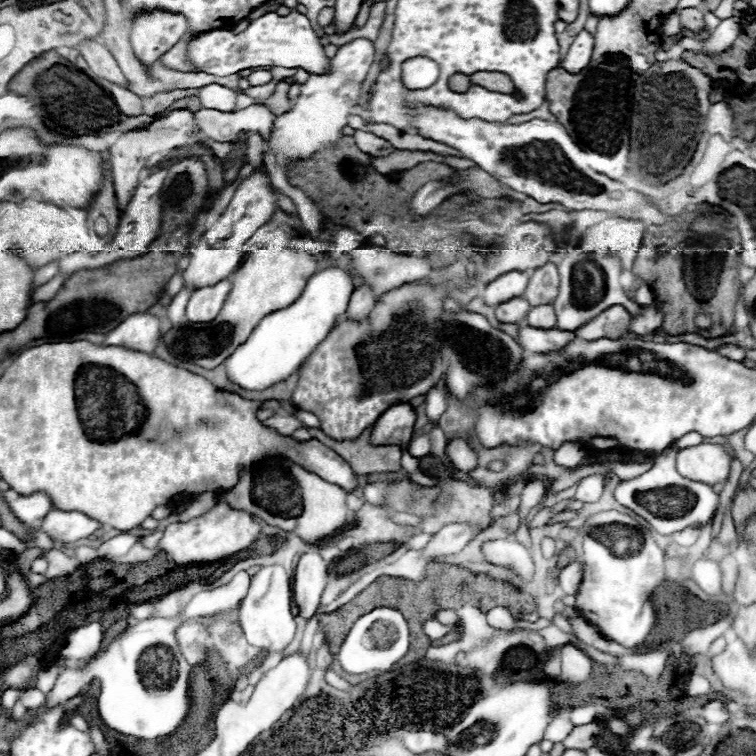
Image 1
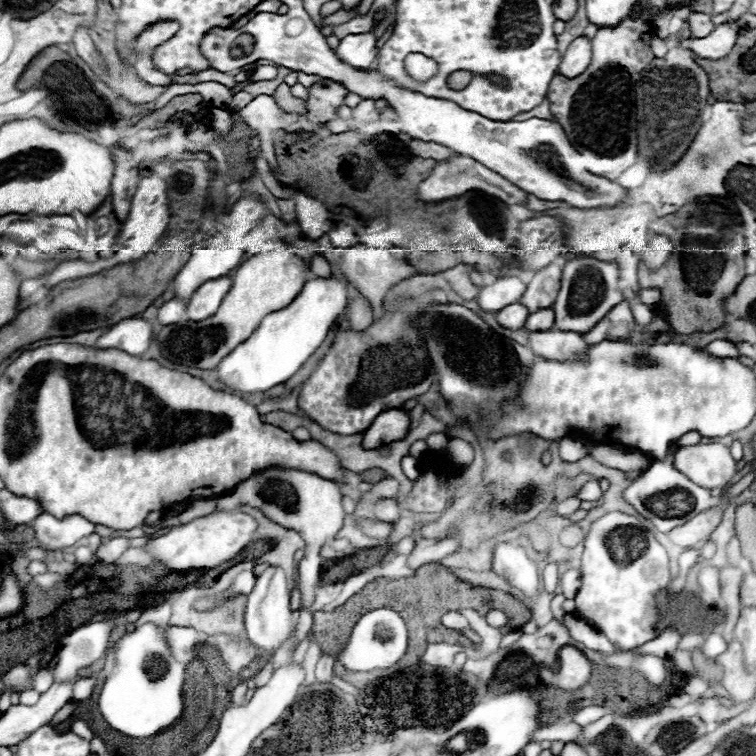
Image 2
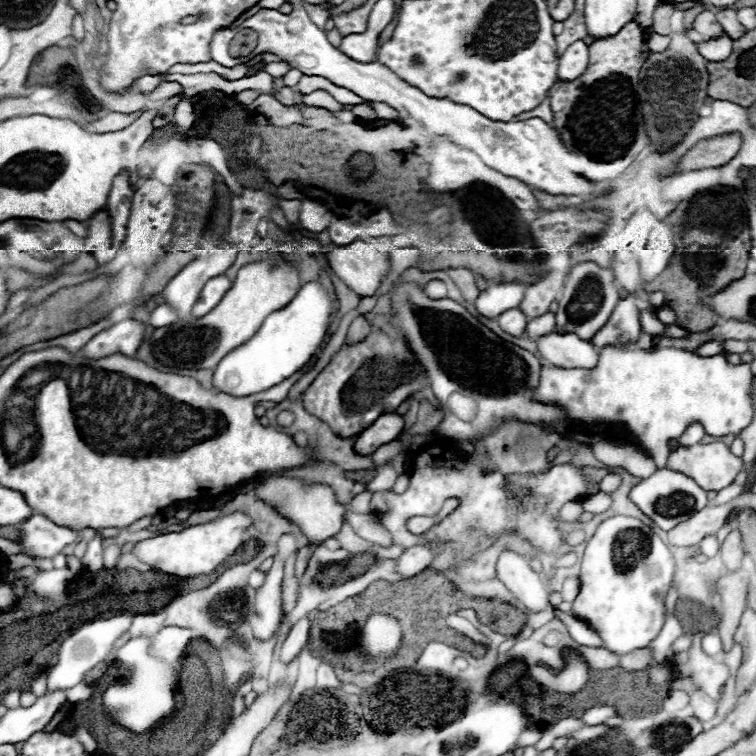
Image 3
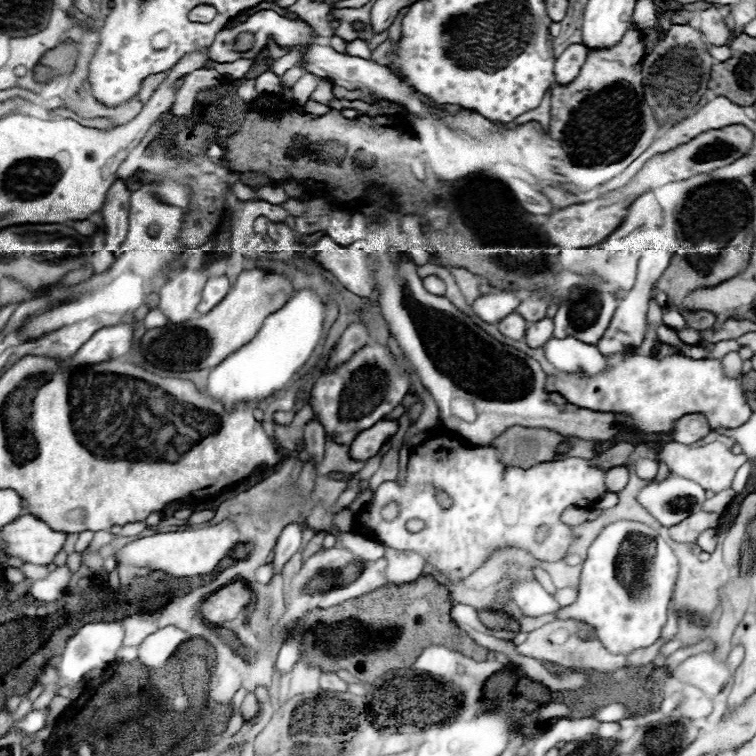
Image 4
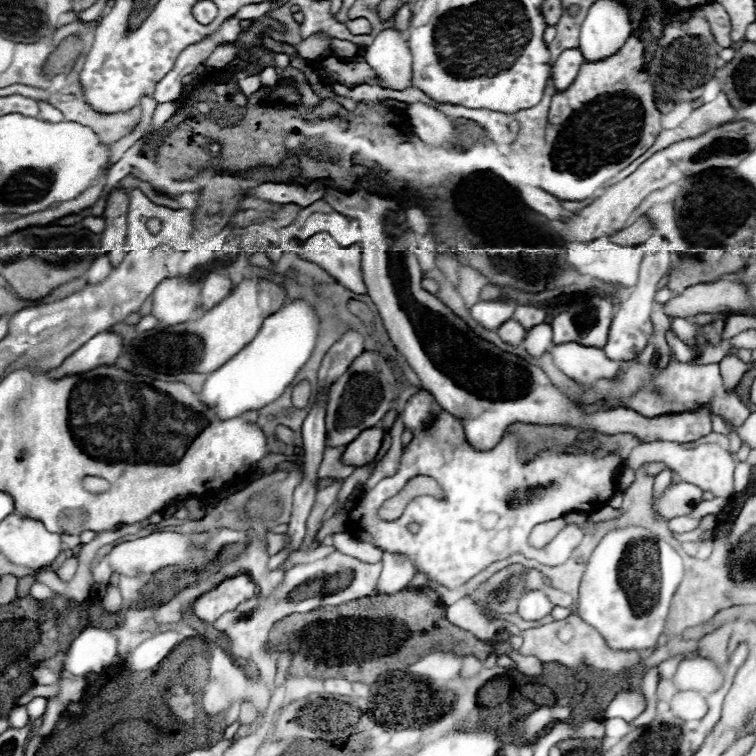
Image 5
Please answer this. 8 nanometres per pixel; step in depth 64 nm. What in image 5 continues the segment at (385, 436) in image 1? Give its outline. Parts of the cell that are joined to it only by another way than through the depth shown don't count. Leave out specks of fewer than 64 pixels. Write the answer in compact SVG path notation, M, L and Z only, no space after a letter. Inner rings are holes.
M378 426L364 430L354 442L350 442L350 446L346 446L342 454L342 464L358 468L372 462L376 458L376 452L380 450L382 436L384 436L384 430Z

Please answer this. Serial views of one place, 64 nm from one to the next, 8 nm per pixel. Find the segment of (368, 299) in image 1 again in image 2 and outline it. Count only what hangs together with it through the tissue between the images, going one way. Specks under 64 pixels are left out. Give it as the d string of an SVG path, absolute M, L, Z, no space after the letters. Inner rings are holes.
M358 296L344 316L350 318L352 330L362 332L362 330L366 330L372 324L372 306L370 306L370 302L364 296Z

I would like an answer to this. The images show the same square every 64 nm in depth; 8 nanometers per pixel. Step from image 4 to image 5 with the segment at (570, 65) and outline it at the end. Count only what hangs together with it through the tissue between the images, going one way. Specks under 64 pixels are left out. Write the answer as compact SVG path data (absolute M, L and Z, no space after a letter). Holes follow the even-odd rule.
M578 48L572 50L564 50L558 60L552 66L552 82L556 92L564 92L568 90L568 86L574 82L574 78L578 76L580 66L584 64L584 58L580 54Z

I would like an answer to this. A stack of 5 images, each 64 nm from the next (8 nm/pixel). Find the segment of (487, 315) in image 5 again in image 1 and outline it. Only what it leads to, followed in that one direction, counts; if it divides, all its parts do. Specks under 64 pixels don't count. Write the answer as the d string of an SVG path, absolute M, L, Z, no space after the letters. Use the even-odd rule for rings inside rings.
M506 272L500 278L496 278L494 282L490 282L484 290L482 290L482 298L486 306L496 308L502 302L508 302L510 298L518 298L524 294L528 284L528 274L524 272Z

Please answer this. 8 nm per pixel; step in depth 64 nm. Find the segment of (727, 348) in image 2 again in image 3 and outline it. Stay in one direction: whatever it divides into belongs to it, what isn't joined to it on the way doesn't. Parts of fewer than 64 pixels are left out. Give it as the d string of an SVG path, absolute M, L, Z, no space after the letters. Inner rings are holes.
M706 342L694 350L694 354L698 354L698 356L716 356L720 352L722 352L720 342Z

